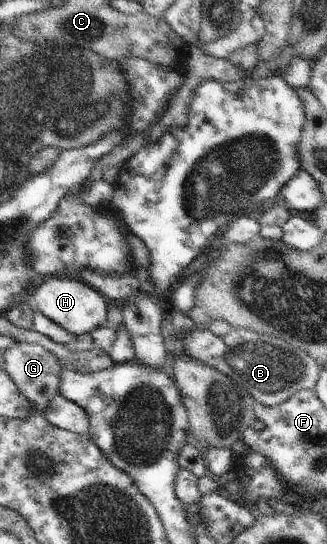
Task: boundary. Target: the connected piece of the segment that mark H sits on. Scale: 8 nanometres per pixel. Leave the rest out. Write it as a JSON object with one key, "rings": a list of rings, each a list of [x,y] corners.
{"rings":[[[45,278],[32,294],[36,308],[51,322],[74,335],[81,336],[106,325],[109,302],[95,289],[70,278]]]}

